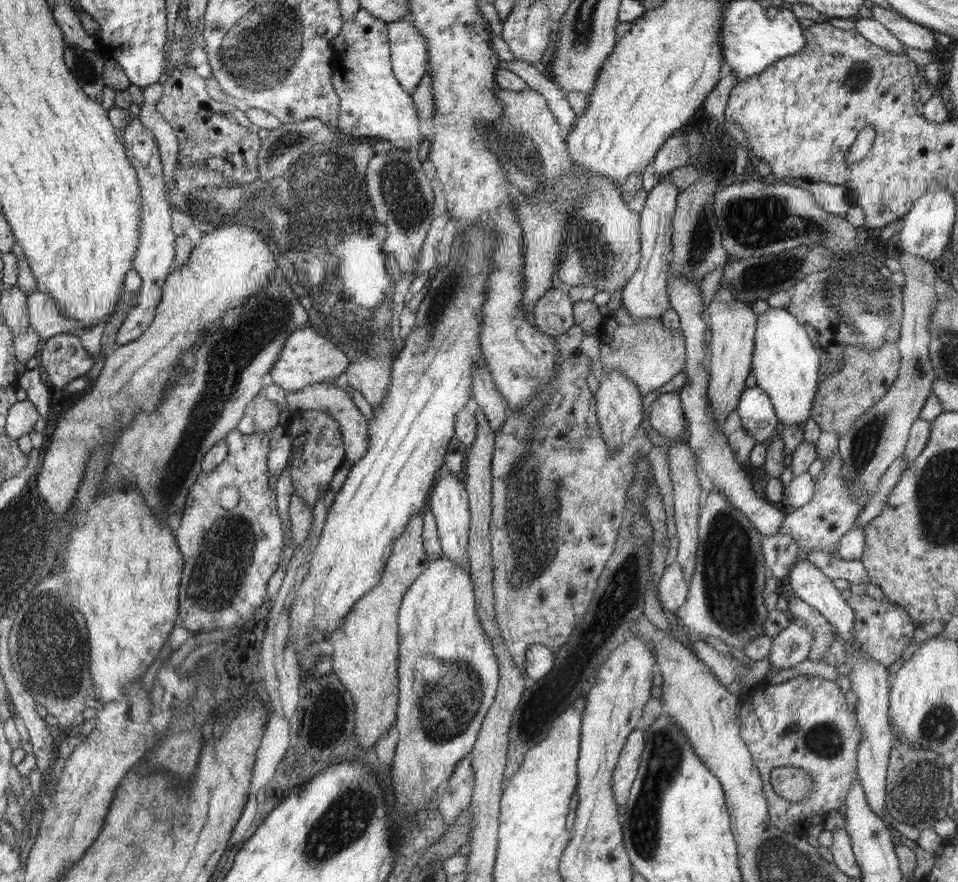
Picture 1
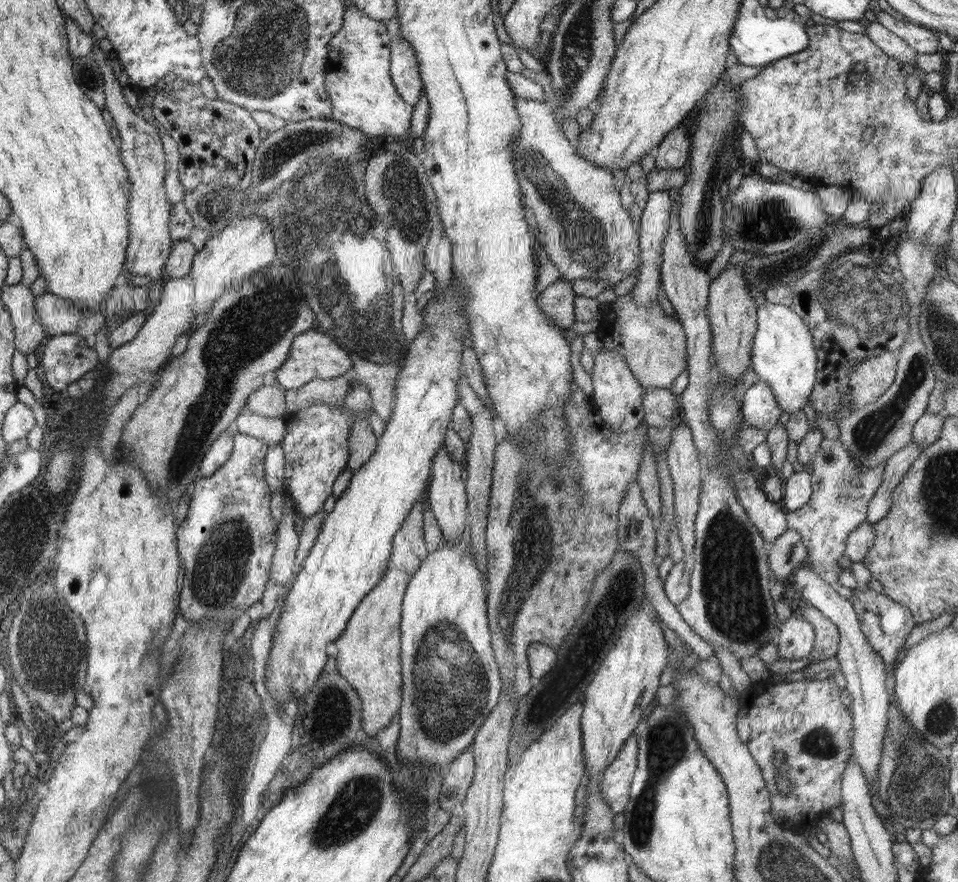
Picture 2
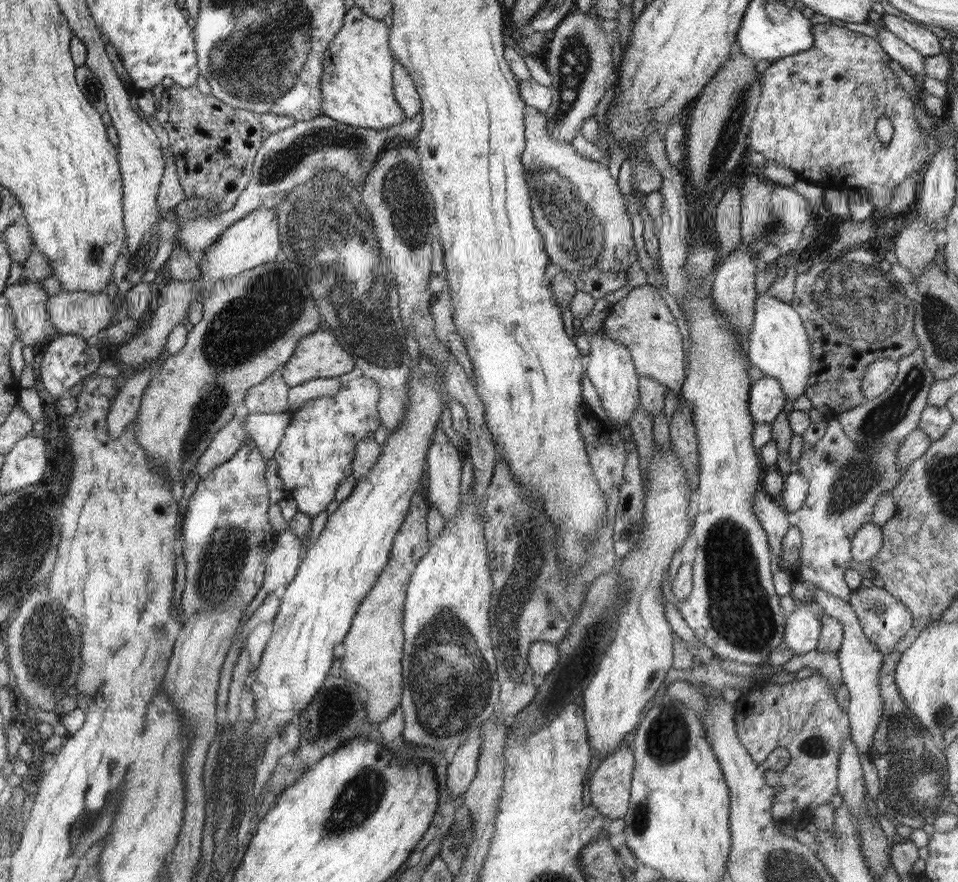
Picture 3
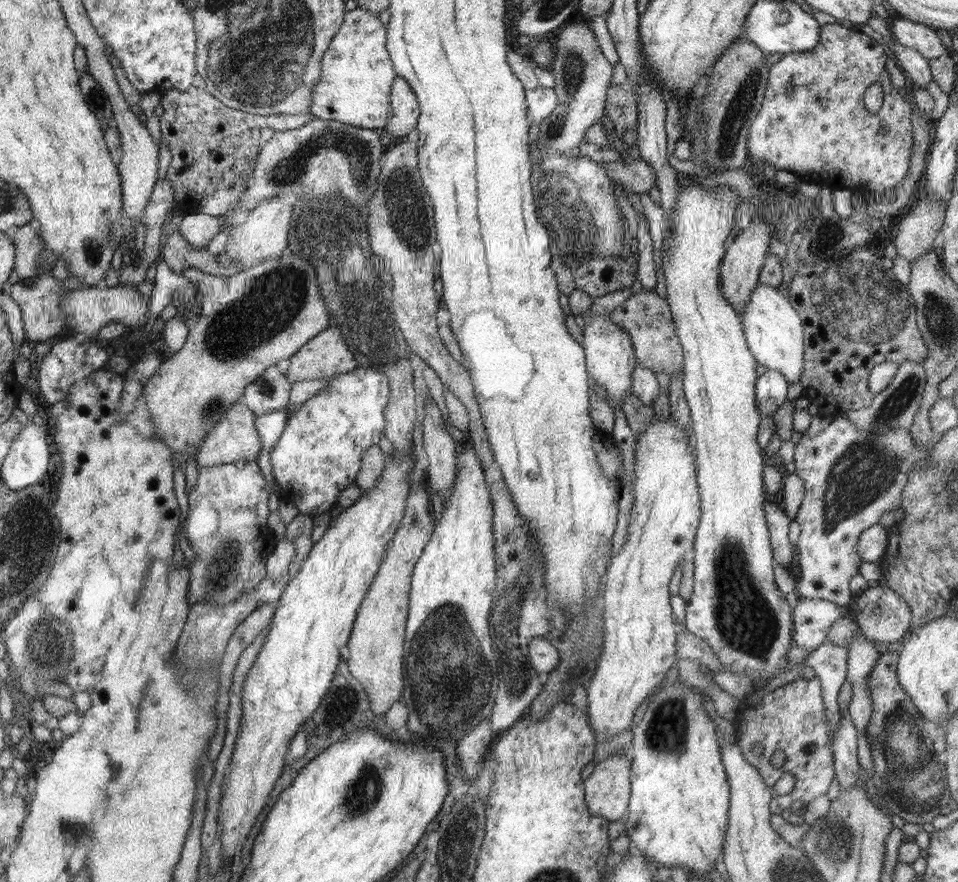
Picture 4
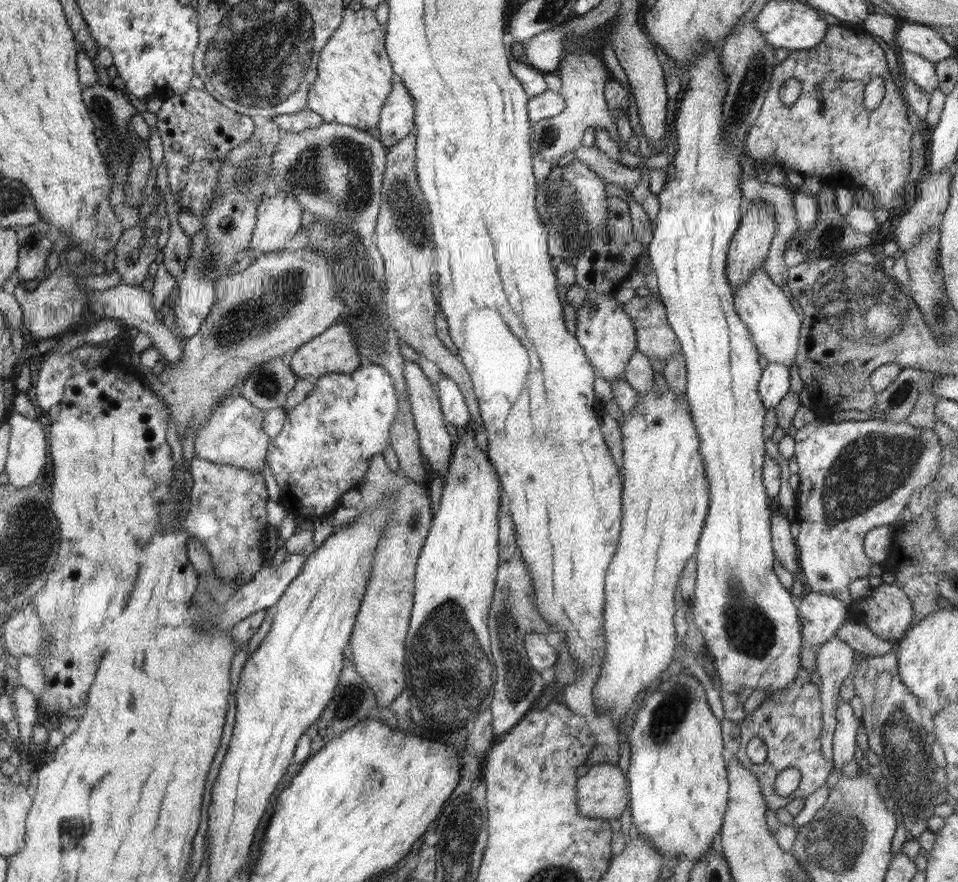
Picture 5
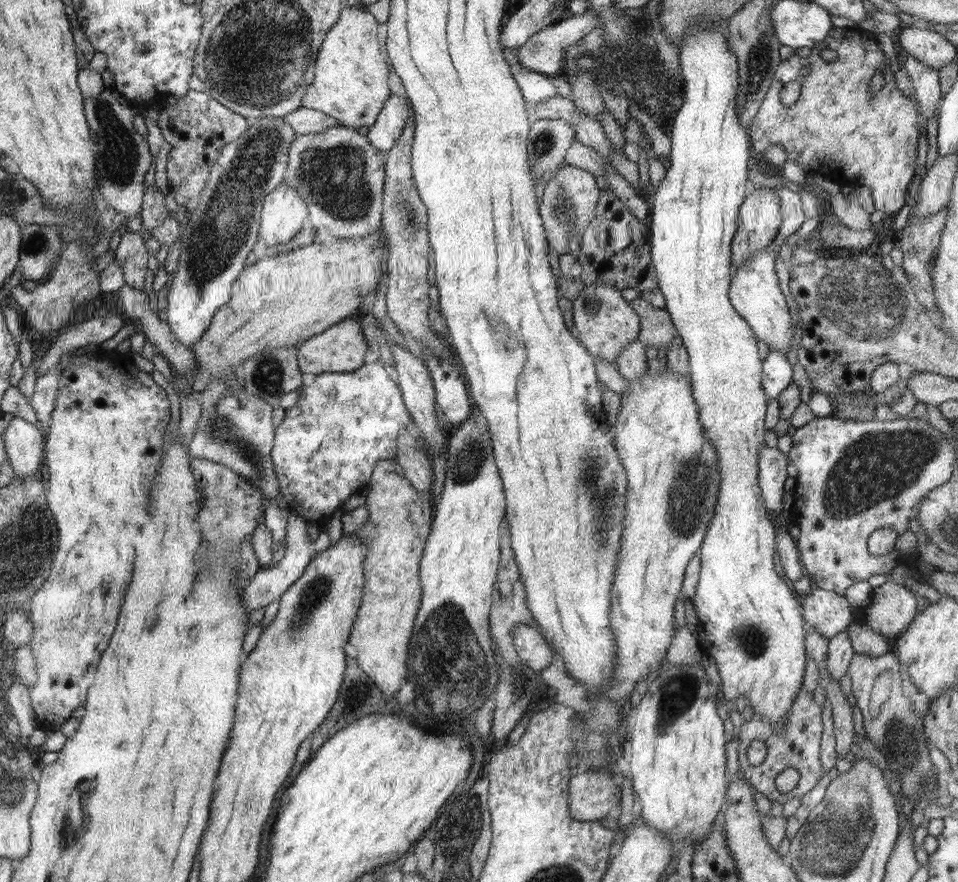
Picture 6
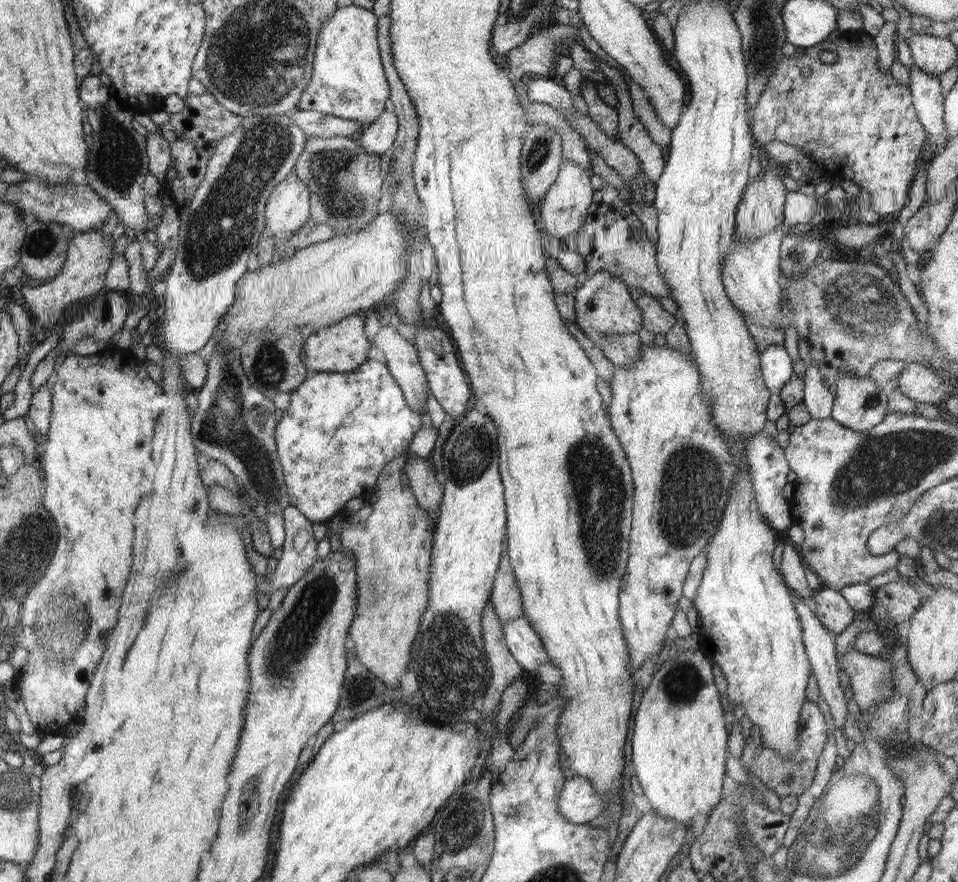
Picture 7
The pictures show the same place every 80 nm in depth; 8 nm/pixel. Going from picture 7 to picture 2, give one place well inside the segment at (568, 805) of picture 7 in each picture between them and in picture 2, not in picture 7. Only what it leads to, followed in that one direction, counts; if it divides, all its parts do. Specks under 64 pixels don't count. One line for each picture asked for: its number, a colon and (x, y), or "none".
2: (616, 781)
3: (609, 790)
4: (607, 791)
5: (603, 793)
6: (592, 795)

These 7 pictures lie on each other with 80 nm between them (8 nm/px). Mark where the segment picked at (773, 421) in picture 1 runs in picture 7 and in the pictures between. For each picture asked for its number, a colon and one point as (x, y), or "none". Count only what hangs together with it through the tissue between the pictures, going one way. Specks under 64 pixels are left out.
2: (759, 409)
3: (766, 400)
4: (771, 387)
5: (774, 384)
6: (777, 372)
7: (776, 364)

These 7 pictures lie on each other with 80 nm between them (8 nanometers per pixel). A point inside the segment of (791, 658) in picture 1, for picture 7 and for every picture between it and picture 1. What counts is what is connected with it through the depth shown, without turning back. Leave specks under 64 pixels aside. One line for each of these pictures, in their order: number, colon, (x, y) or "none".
2: (796, 639)
3: (802, 629)
4: (812, 618)
5: (821, 615)
6: (830, 614)
7: (833, 610)

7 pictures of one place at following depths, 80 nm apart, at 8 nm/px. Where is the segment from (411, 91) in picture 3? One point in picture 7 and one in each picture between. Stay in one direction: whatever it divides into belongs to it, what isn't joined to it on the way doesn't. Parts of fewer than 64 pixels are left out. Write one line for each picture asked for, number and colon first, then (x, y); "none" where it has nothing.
4: (406, 109)
5: (398, 119)
6: (382, 135)
7: (380, 136)

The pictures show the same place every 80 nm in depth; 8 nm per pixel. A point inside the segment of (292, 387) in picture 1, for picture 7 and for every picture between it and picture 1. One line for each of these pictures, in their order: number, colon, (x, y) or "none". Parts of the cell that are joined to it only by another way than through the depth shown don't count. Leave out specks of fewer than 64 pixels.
2: (314, 354)
3: (320, 355)
4: (326, 355)
5: (333, 351)
6: (341, 349)
7: (342, 347)

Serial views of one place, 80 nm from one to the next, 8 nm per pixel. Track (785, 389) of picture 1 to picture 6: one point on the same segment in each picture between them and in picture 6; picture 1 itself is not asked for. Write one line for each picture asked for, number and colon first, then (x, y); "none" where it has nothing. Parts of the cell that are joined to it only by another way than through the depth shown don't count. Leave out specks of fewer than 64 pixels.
2: (783, 355)
3: (779, 345)
4: (773, 328)
5: (775, 327)
6: (755, 294)

